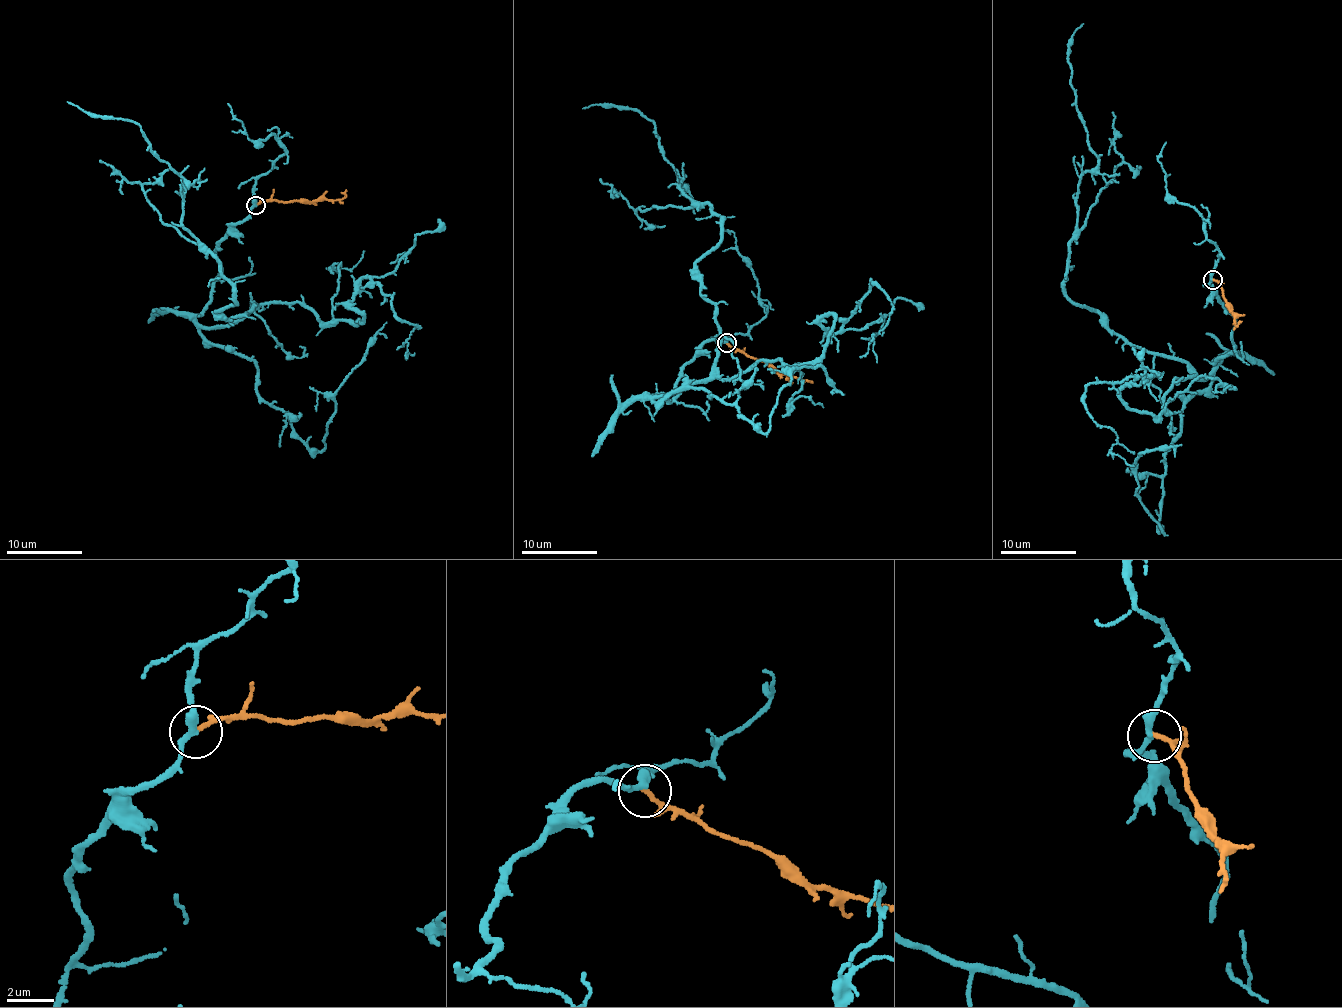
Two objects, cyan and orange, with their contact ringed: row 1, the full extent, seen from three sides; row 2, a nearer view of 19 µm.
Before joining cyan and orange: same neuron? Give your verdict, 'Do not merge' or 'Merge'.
Merge

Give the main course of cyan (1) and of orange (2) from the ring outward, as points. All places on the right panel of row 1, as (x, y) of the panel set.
1: (1212, 280), (1234, 347), (1198, 381), (1064, 290), (1079, 177), (1098, 160), (1067, 55), (1082, 24)
2: (1212, 280), (1220, 285), (1225, 304), (1233, 313), (1235, 326), (1242, 321)

